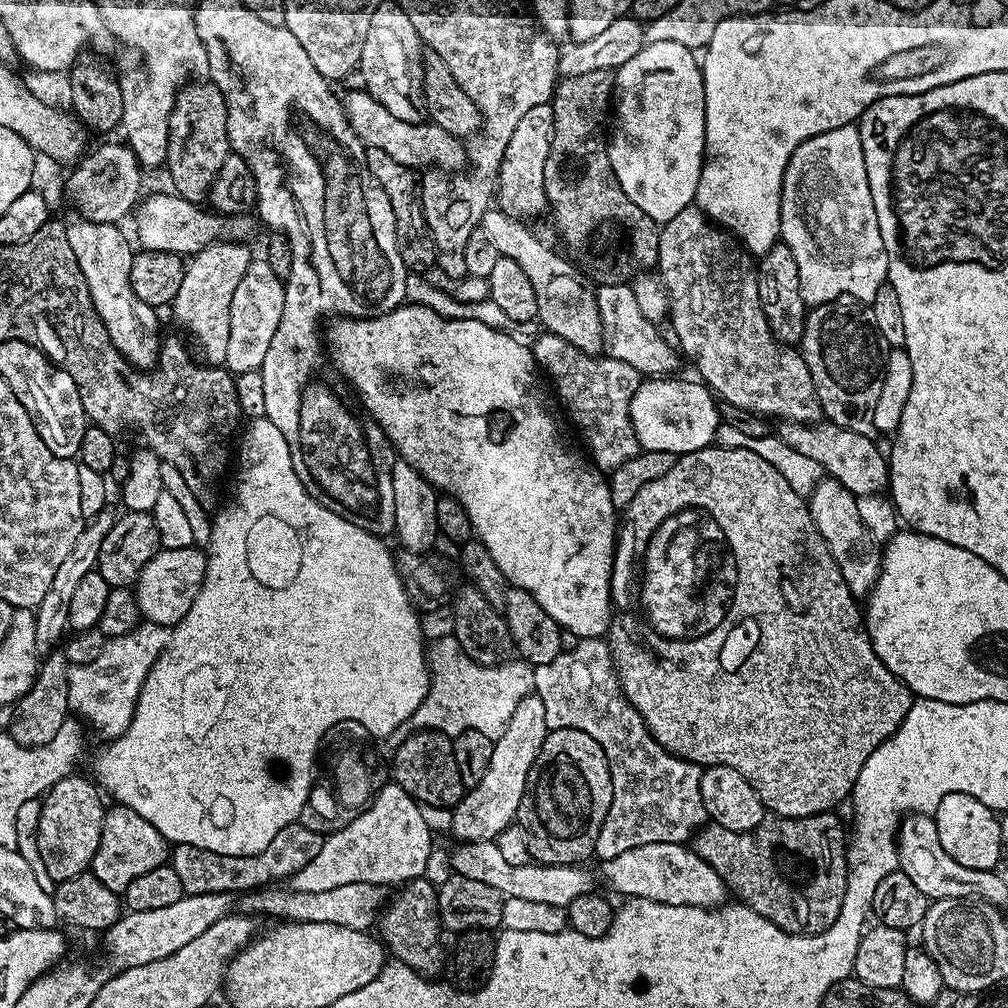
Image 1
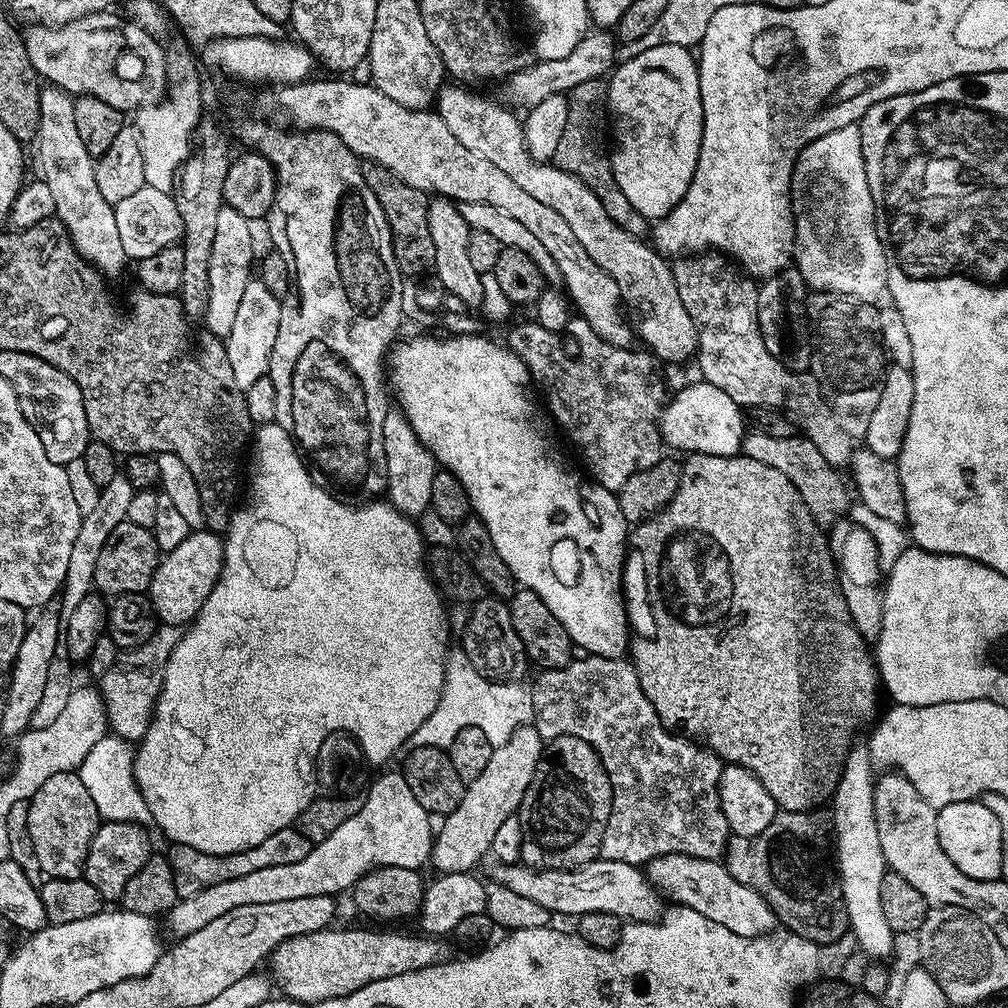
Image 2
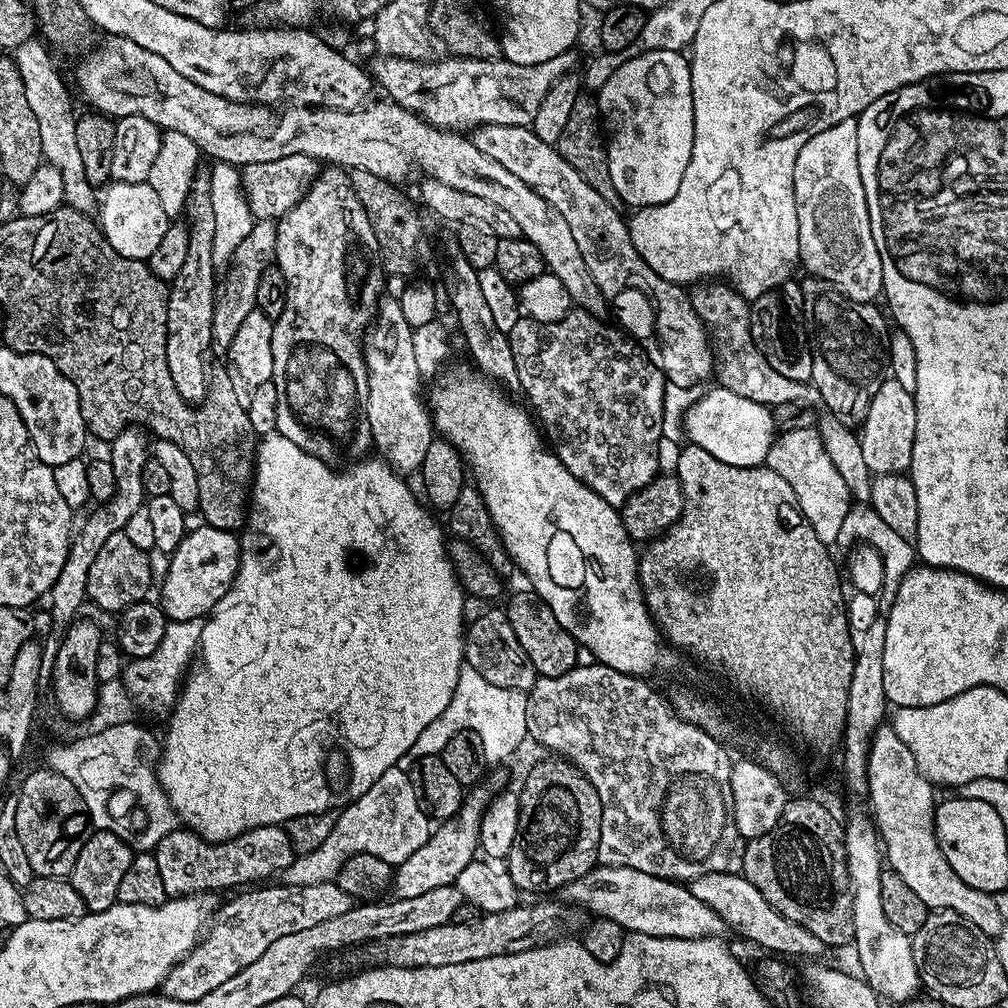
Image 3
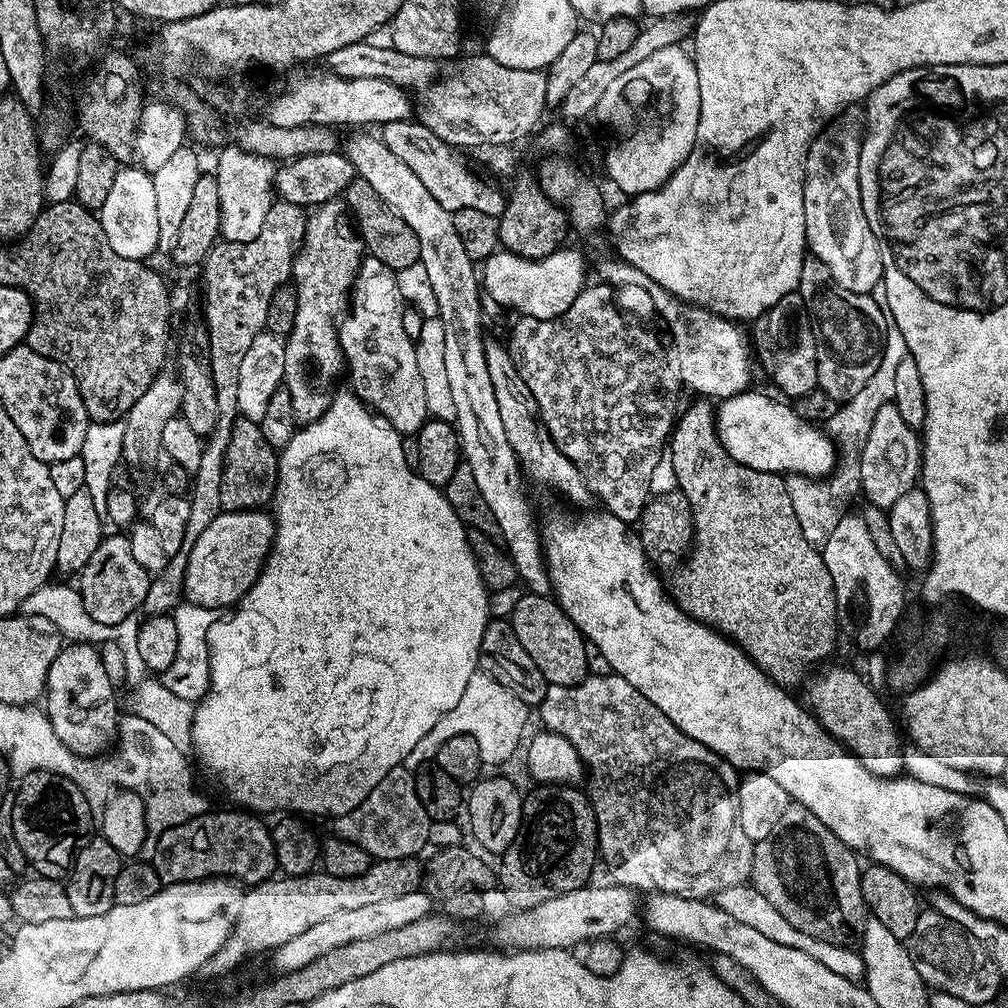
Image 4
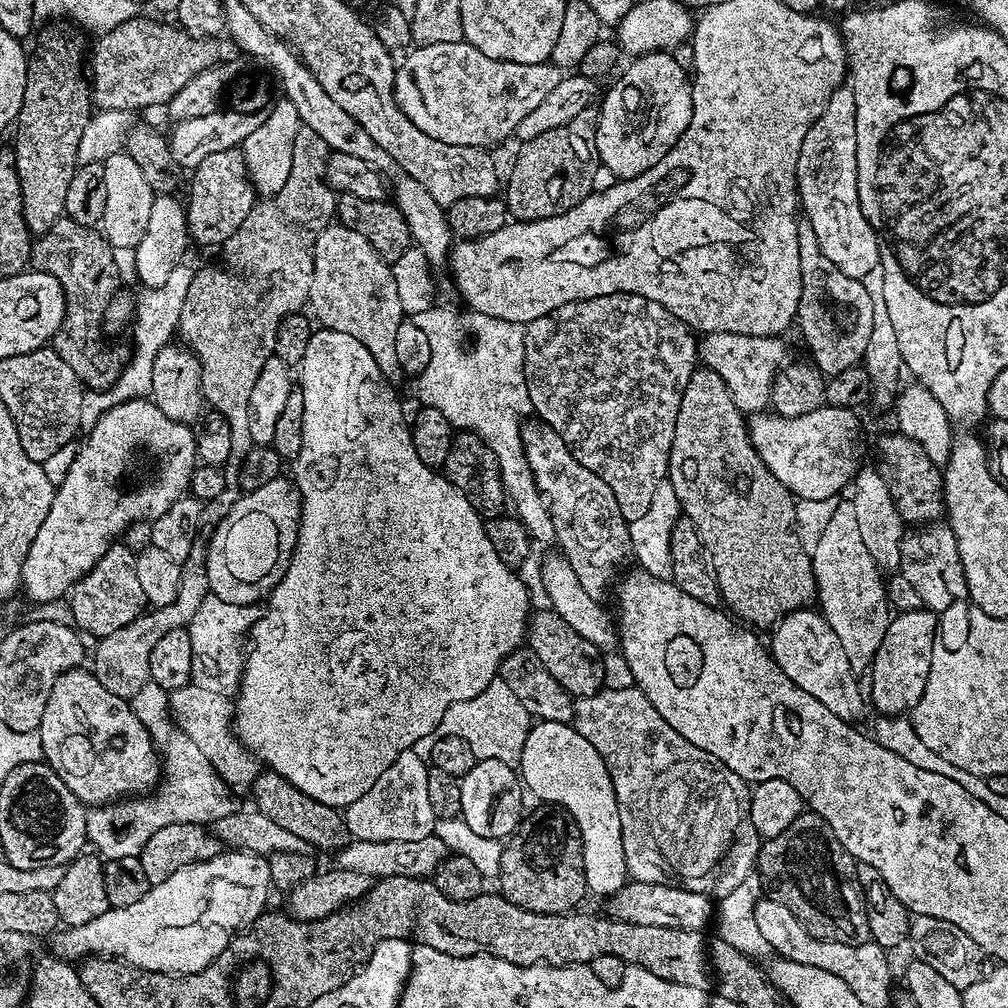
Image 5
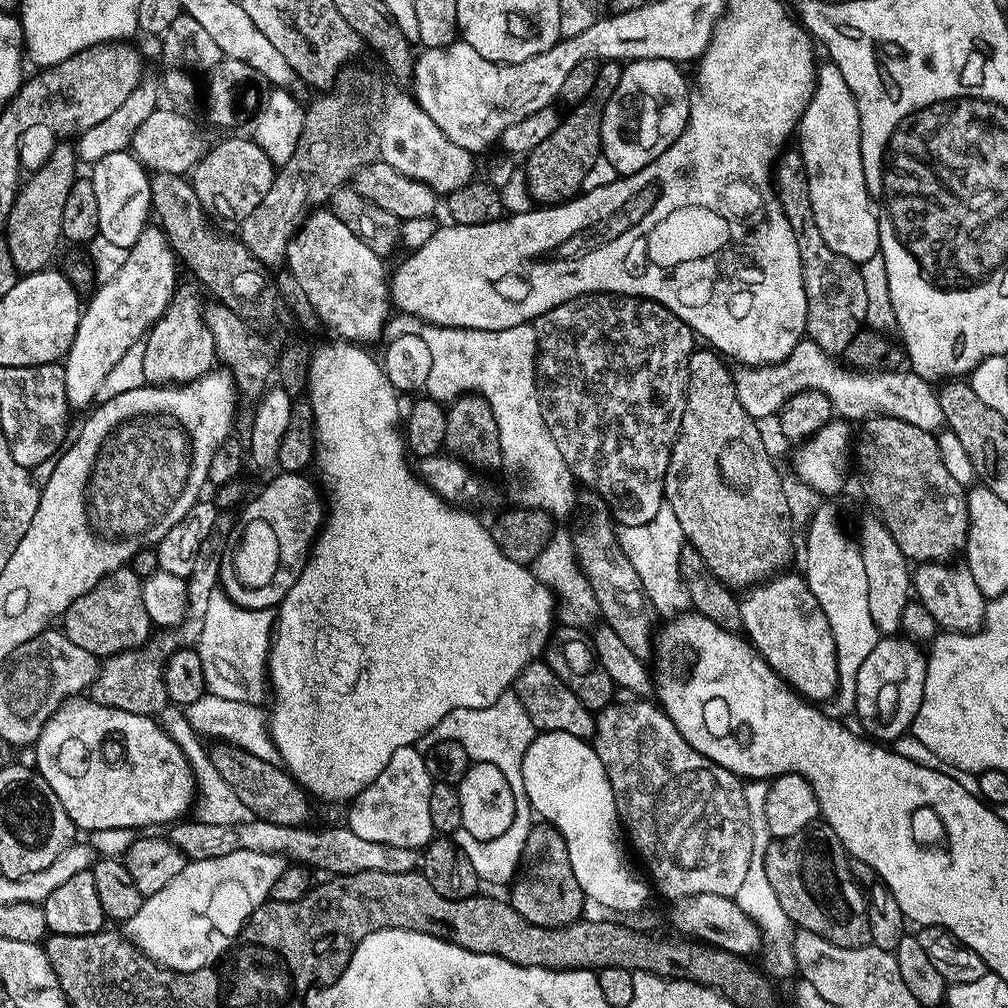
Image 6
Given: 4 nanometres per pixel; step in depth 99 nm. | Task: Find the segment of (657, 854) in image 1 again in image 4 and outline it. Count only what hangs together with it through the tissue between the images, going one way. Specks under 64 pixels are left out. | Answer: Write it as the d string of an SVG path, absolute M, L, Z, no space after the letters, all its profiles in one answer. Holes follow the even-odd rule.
M751 883L730 886L716 893L714 903L717 908L726 910L730 918L738 918L738 922L751 926L753 930L759 930L766 934L766 938L782 942L782 946L794 946L794 950L802 950L810 954L810 958L818 958L818 962L822 962L822 966L827 966L829 970L834 970L834 974L842 974L842 978L857 982L865 979L863 958L855 947L822 942L818 938L810 938L810 934L802 934L802 930L794 930L794 926L790 926L790 922L786 922L786 918L782 918L782 914L778 914L778 910L774 910L774 906L770 906L770 902L766 902L766 898L762 898L762 894L758 894L758 890Z

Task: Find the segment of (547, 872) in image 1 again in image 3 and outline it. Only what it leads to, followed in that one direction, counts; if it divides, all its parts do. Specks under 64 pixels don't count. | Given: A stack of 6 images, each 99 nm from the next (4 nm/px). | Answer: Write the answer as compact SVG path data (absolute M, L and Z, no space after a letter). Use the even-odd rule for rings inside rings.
M606 864L592 868L582 878L559 889L559 899L596 918L610 918L629 933L665 936L666 938L723 937L726 925L706 902L694 898L691 887L674 880L663 880L654 874L642 874L626 866Z

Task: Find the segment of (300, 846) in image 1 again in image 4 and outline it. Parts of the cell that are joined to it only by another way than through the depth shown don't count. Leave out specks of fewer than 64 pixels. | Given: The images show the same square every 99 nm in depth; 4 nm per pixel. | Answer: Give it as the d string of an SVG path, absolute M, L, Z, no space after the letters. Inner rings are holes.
M209 810L201 816L192 816L156 839L156 849L150 854L150 863L161 885L227 878L241 885L244 883L244 886L255 886L273 879L277 871L276 851L269 825L264 825L260 821L263 819L251 811L232 811L236 812Z

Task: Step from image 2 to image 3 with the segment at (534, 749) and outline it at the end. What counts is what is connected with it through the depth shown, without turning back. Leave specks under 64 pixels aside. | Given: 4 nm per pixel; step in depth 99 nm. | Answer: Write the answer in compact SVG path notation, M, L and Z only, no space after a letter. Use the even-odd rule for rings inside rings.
M476 786L467 793L466 799L458 810L456 816L450 817L439 825L436 833L429 835L428 841L406 862L395 865L390 892L397 900L402 898L418 898L421 894L427 894L438 886L455 884L458 874L470 866L470 862L477 859L480 847L480 827L484 811L490 803L490 792L484 786ZM472 792L472 793L470 793Z

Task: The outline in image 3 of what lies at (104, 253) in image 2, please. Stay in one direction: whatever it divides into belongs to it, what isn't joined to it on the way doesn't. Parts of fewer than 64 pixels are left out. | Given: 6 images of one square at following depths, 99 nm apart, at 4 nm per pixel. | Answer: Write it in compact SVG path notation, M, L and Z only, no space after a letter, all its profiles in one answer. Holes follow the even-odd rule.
M31 36L13 51L12 57L22 74L22 84L26 86L26 98L30 101L30 110L38 117L38 131L42 134L42 154L45 161L52 164L62 174L64 204L79 212L95 213L98 208L97 189L86 178L82 168L82 157L78 151L76 122L78 111L72 105L72 96L52 61L53 53L37 37Z

